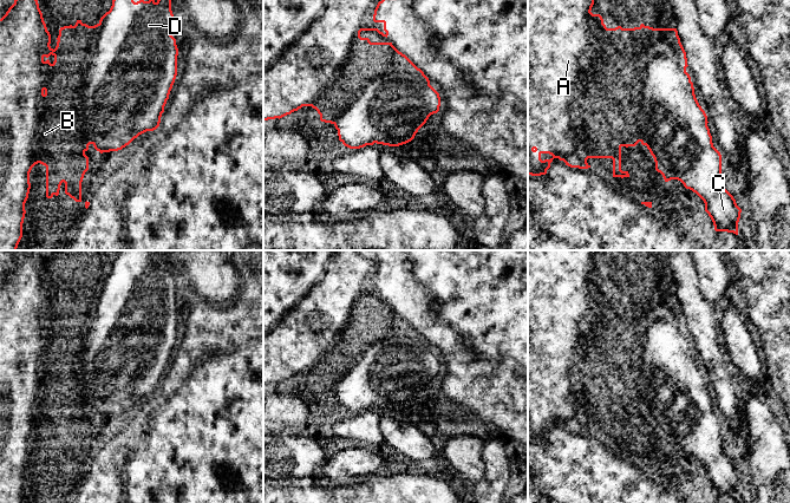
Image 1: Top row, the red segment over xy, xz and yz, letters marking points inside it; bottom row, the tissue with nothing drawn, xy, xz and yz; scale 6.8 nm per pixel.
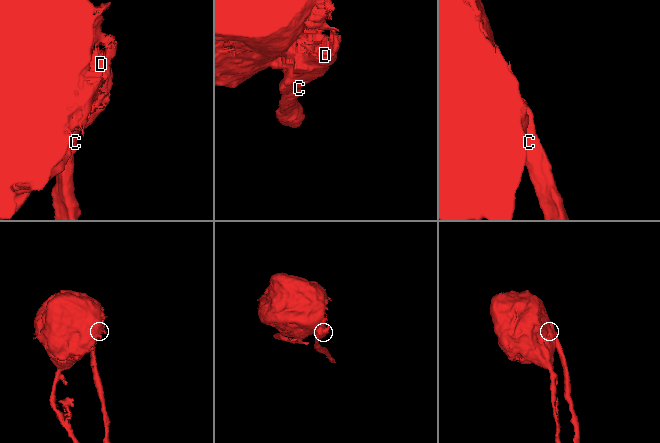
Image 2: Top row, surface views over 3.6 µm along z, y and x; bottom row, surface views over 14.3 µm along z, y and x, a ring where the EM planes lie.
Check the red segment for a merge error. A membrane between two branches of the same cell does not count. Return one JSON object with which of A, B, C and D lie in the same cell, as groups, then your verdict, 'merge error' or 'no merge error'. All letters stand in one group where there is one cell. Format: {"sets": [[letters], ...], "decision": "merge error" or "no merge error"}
{"sets": [["A", "B"], ["C", "D"]], "decision": "merge error"}

